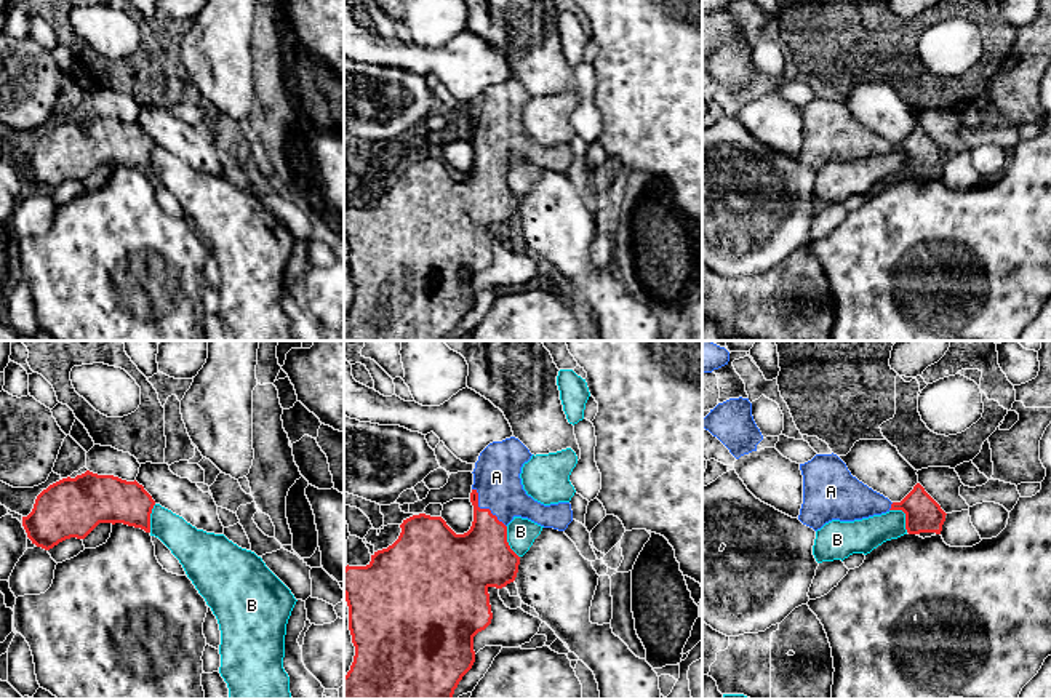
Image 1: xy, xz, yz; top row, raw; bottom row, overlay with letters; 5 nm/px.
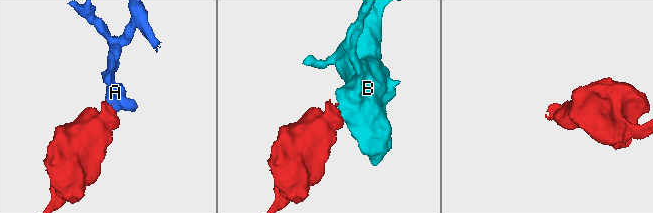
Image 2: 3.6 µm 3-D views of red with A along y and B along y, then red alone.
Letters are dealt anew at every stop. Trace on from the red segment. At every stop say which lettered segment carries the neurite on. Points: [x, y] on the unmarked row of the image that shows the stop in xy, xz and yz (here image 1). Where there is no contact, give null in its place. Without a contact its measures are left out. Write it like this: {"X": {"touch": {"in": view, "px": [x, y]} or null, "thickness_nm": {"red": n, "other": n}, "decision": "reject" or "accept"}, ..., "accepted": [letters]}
{"A": {"touch": {"in": "xz", "px": [483, 151]}, "thickness_nm": {"red": 300, "other": 240}, "decision": "accept"}, "B": {"touch": {"in": "yz", "px": [906, 157]}, "thickness_nm": {"red": 180, "other": 180}, "decision": "reject"}, "accepted": ["A"]}

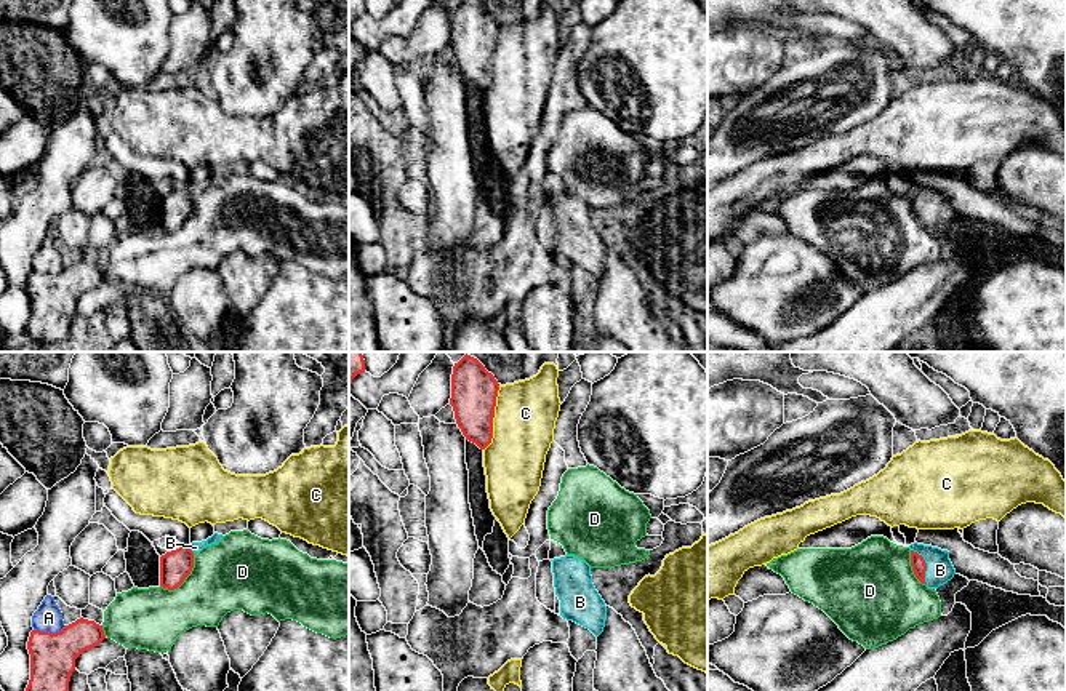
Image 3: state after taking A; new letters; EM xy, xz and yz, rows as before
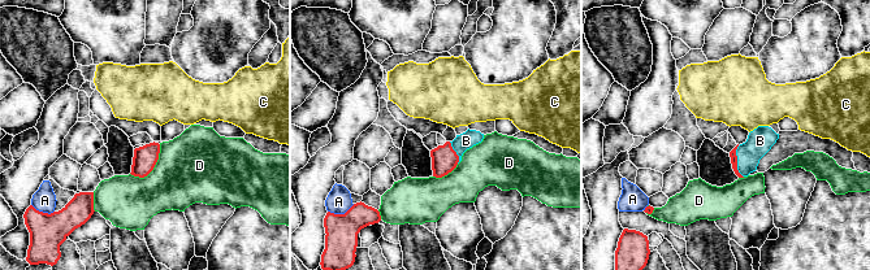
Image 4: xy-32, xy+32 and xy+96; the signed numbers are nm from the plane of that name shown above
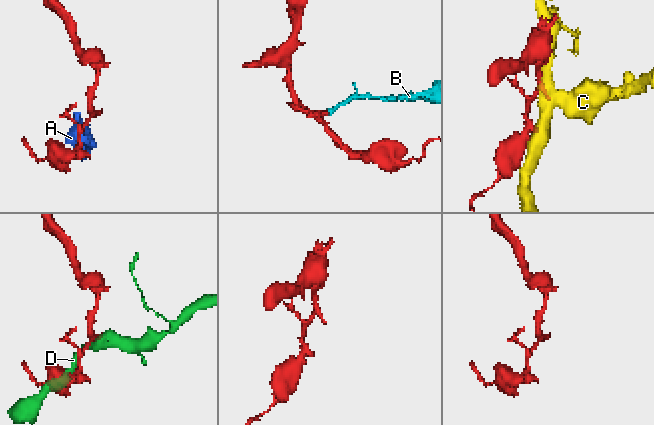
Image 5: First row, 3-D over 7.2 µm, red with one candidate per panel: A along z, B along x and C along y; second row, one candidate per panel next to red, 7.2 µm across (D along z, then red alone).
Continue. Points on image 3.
{"A": {"touch": {"in": "xy", "px": [50, 274]}, "thickness_nm": {"red": 220, "other": 140}, "decision": "reject"}, "B": {"touch": {"in": "yz", "px": [925, 207]}, "thickness_nm": {"red": 80, "other": 140}, "decision": "accept"}, "C": {"touch": {"in": "xz", "px": [493, 58]}, "thickness_nm": {"red": 240, "other": 320}, "decision": "reject"}, "D": {"touch": {"in": "xy", "px": [184, 219]}, "thickness_nm": {"red": 160, "other": 360}, "decision": "reject"}, "accepted": ["B"]}

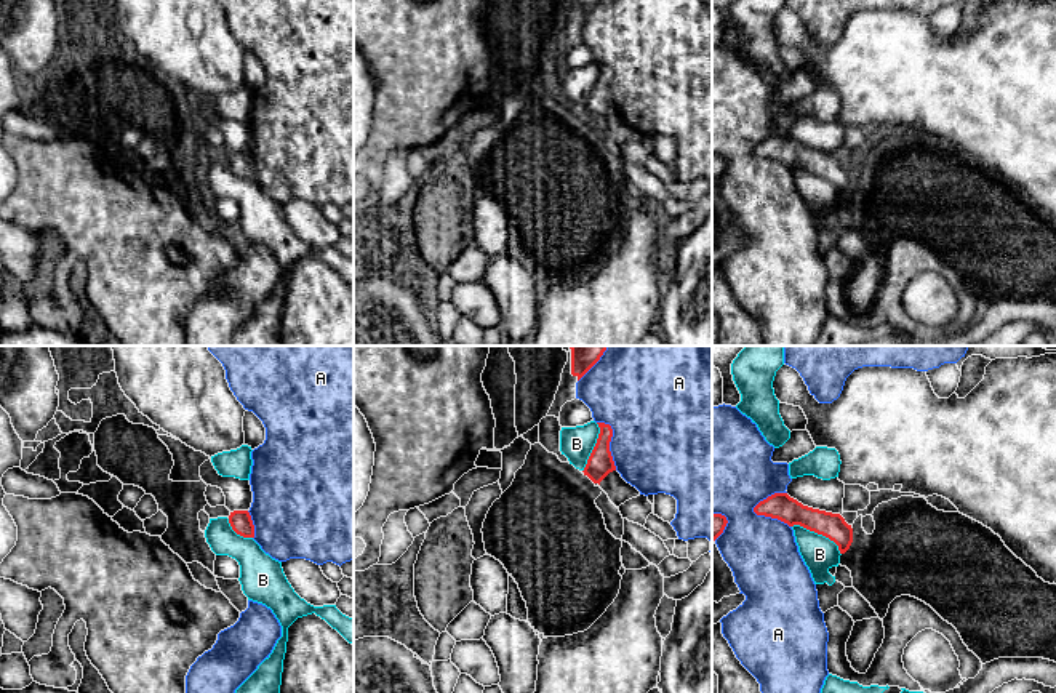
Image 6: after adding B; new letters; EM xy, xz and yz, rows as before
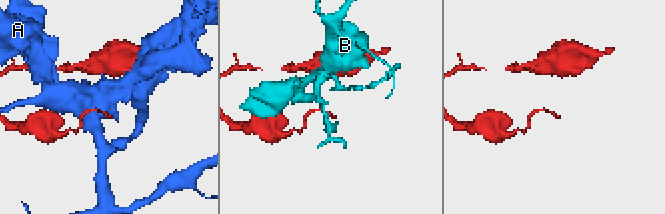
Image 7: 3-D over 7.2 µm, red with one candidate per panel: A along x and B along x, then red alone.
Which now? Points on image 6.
{"A": {"touch": {"in": "yz", "px": [772, 159]}, "thickness_nm": {"red": 140, "other": 360}, "decision": "reject"}, "B": {"touch": {"in": "yz", "px": [820, 175]}, "thickness_nm": {"red": 140, "other": 170}, "decision": "reject"}, "accepted": []}

